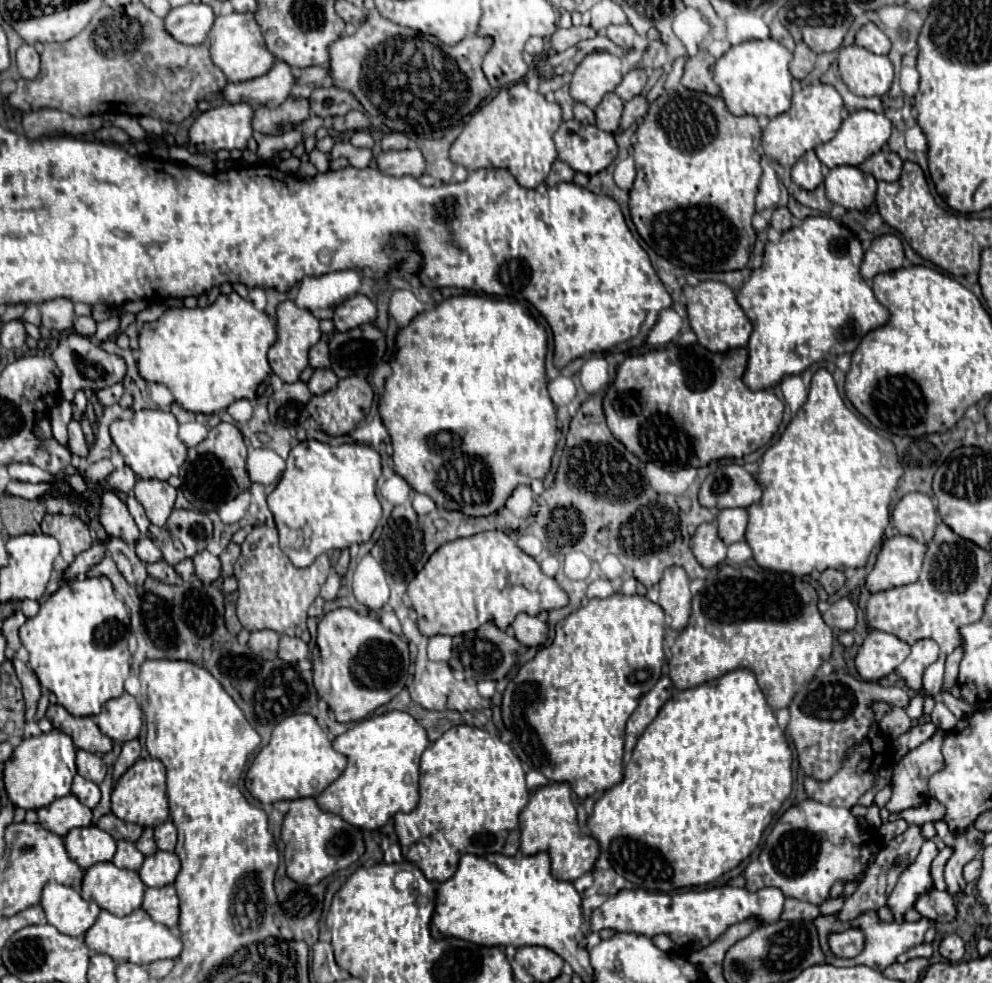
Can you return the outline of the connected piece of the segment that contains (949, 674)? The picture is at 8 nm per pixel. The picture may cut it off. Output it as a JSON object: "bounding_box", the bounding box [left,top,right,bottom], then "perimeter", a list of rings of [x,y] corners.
{"bounding_box":[942,648,962,692],"perimeter":[[[956,648],[948,658],[946,658],[946,672],[944,672],[944,684],[942,690],[950,692],[956,686],[956,678],[958,678],[958,664],[962,660],[962,650]]]}

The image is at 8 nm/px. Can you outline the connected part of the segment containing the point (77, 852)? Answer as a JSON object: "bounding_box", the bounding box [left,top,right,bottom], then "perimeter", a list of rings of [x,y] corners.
{"bounding_box":[64,826,116,870],"perimeter":[[[96,826],[72,828],[64,836],[64,846],[66,846],[70,858],[82,870],[86,870],[98,862],[110,862],[116,852],[114,838]]]}

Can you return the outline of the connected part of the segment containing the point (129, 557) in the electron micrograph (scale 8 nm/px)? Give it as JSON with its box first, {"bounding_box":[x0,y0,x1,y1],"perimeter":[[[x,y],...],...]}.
{"bounding_box":[104,536,148,586],"perimeter":[[[106,536],[104,542],[106,542],[106,550],[114,558],[114,562],[116,562],[118,570],[122,572],[122,576],[126,578],[126,582],[130,586],[142,586],[144,580],[148,578],[146,564],[136,556],[134,548],[112,536]]]}

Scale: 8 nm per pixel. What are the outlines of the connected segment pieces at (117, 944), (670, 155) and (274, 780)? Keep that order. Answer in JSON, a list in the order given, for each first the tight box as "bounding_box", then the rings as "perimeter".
[{"bounding_box":[84,908,182,964],"perimeter":[[[138,908],[130,916],[114,916],[106,910],[102,910],[94,922],[94,926],[84,936],[86,946],[94,952],[110,956],[116,964],[132,962],[132,964],[150,964],[162,958],[178,958],[182,952],[182,942],[178,936],[174,936],[164,924],[154,922],[146,910]]]},{"bounding_box":[629,86,762,272],"perimeter":[[[680,86],[676,94],[662,94],[650,104],[636,136],[636,180],[629,193],[629,207],[642,240],[658,256],[692,272],[742,270],[756,240],[752,216],[756,212],[754,198],[762,176],[758,156],[762,132],[758,120],[754,116],[730,114],[720,96],[694,94]]]},{"bounding_box":[244,714,346,804],"perimeter":[[[294,714],[282,720],[274,730],[270,742],[258,752],[244,784],[248,792],[262,804],[274,804],[278,800],[316,798],[328,784],[332,784],[346,768],[346,756],[332,748],[326,732],[316,724],[310,714]]]}]

